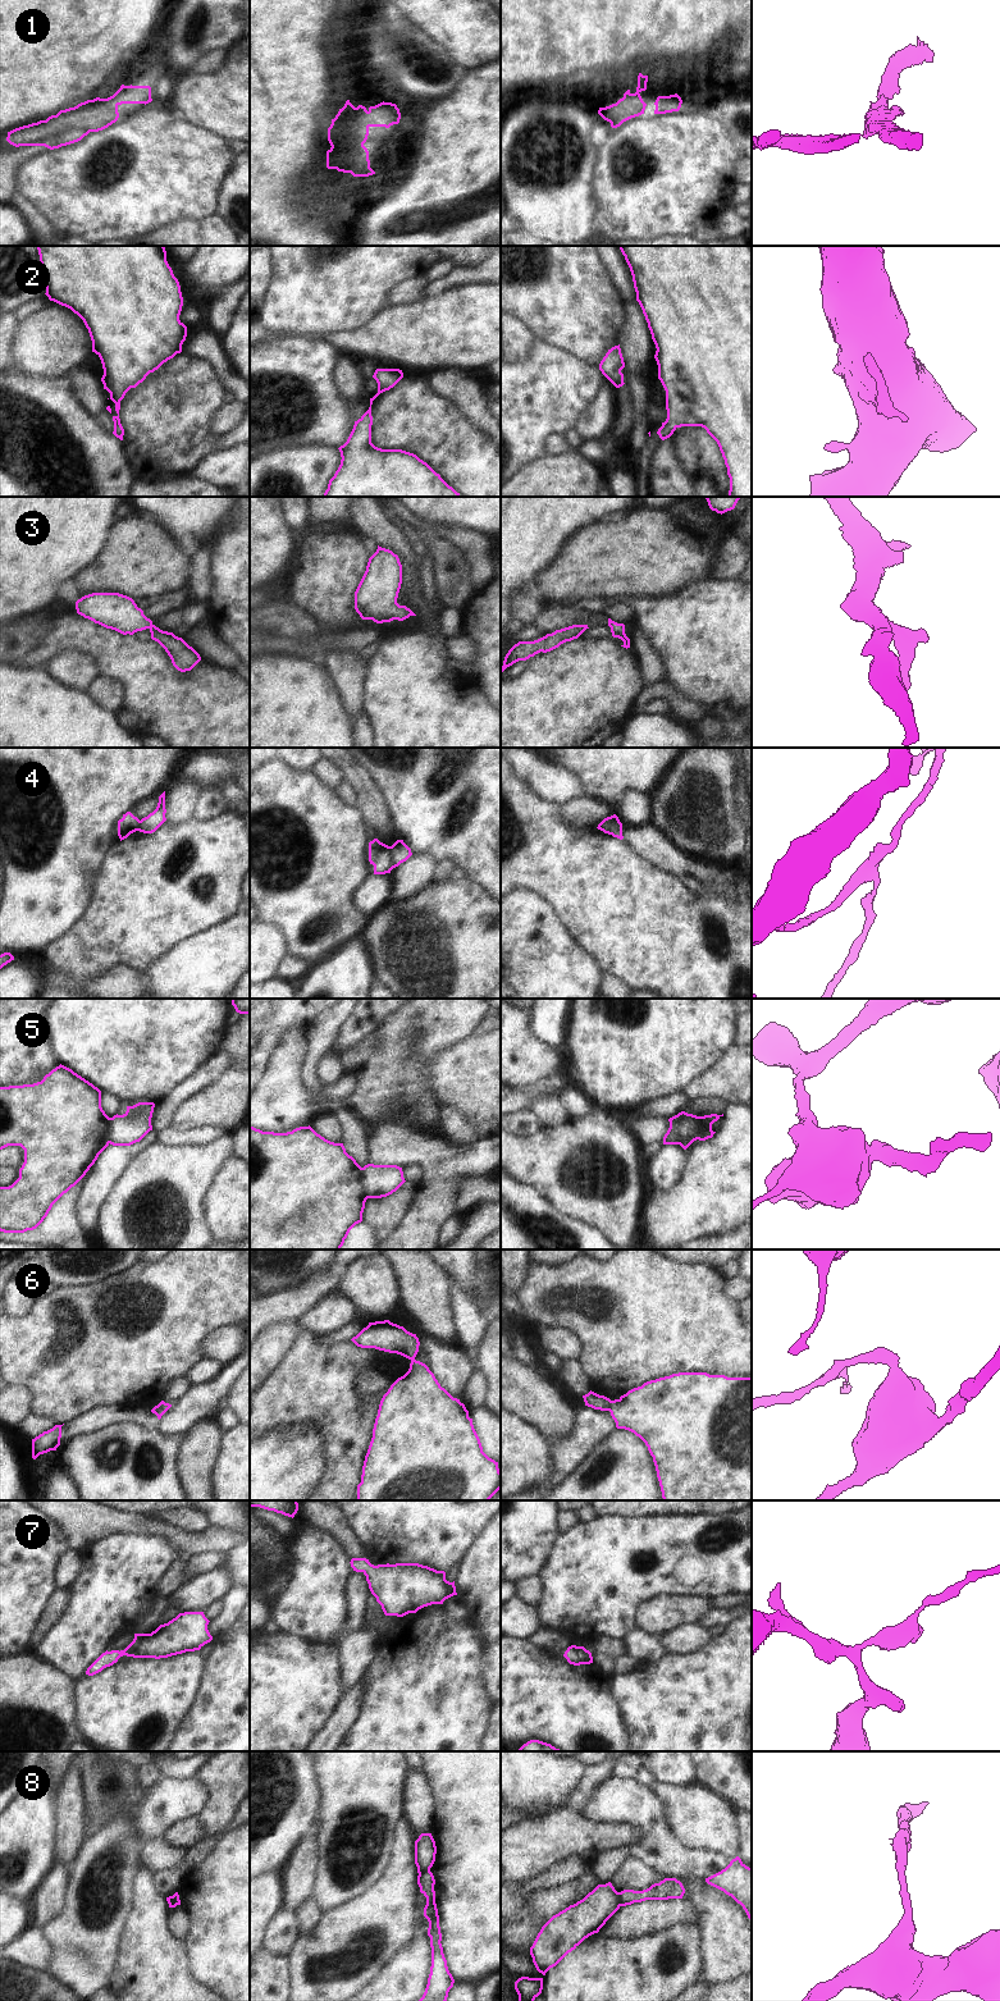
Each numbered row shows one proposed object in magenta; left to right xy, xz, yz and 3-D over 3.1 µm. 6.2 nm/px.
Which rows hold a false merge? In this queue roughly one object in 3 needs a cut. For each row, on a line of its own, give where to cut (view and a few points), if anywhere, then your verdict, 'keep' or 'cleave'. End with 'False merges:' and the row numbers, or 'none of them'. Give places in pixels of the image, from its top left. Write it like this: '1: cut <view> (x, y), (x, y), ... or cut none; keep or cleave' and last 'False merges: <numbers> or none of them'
1: cut none; keep
2: cut none; keep
3: cut none; keep
4: cut xz (389, 846), (393, 867); cleave
5: cut yz (681, 1111), (688, 1115), (690, 1122), (692, 1142), (686, 1147); cleave
6: cut yz (611, 1401), (608, 1410); cleave
7: cut none; keep
8: cut yz (617, 1892), (621, 1905); cleave
False merges: 4, 5, 6, 8

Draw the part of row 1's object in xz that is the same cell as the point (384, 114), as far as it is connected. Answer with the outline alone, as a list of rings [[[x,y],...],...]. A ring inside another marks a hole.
[[[347,100],[328,128],[332,147],[327,151],[327,168],[351,173],[353,177],[375,174],[370,168],[369,151],[364,146],[369,128],[389,128],[398,124],[399,119],[401,113],[396,104],[383,101],[366,109],[362,105],[355,108]]]

